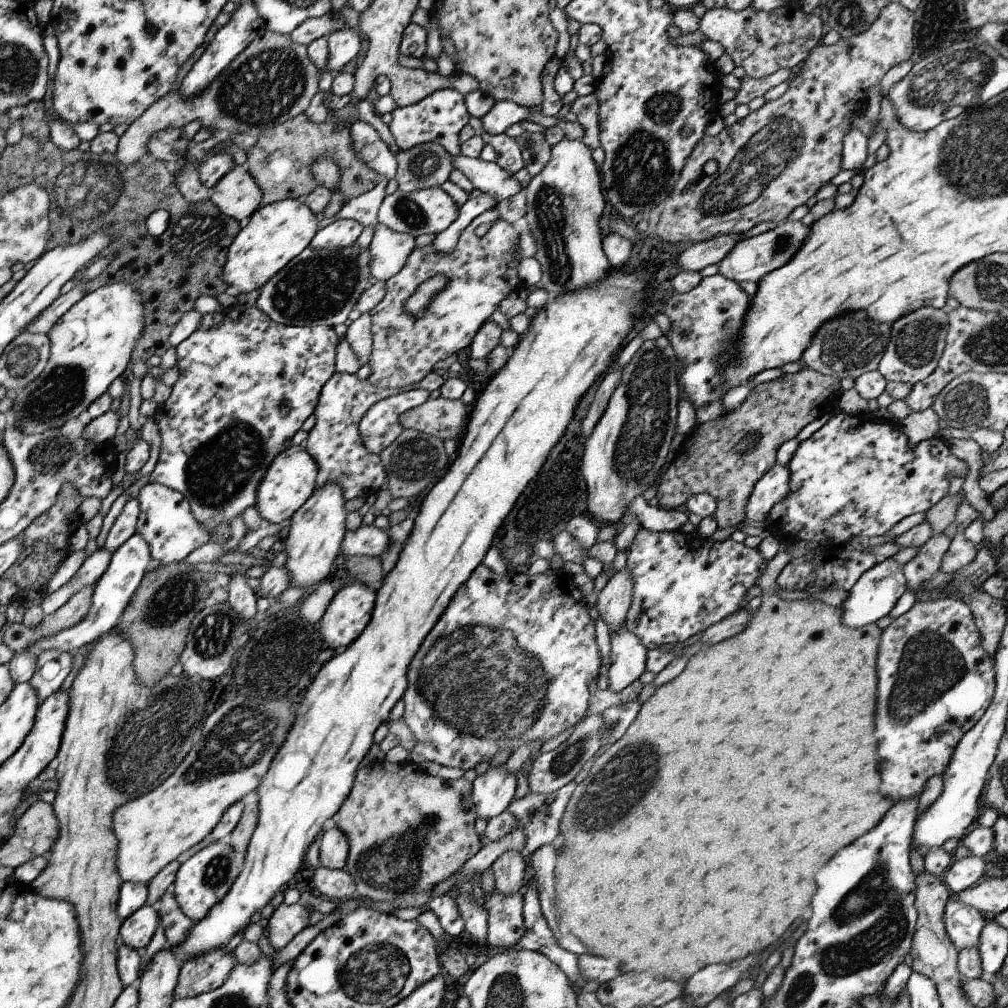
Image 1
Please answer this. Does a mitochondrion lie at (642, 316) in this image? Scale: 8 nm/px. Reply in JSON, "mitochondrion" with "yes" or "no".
{"mitochondrion":"no"}

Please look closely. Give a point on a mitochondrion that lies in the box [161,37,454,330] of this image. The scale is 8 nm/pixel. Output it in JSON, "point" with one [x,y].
{"point":[259,90]}

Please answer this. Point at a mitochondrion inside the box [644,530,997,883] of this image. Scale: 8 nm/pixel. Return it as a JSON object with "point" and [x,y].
{"point":[929,665]}

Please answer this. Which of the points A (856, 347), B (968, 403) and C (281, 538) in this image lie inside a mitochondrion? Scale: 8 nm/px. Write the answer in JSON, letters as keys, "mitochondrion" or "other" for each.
{"A":"mitochondrion","B":"mitochondrion","C":"other"}

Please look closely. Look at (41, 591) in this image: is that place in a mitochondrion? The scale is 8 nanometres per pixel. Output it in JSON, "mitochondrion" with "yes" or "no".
{"mitochondrion":"no"}

